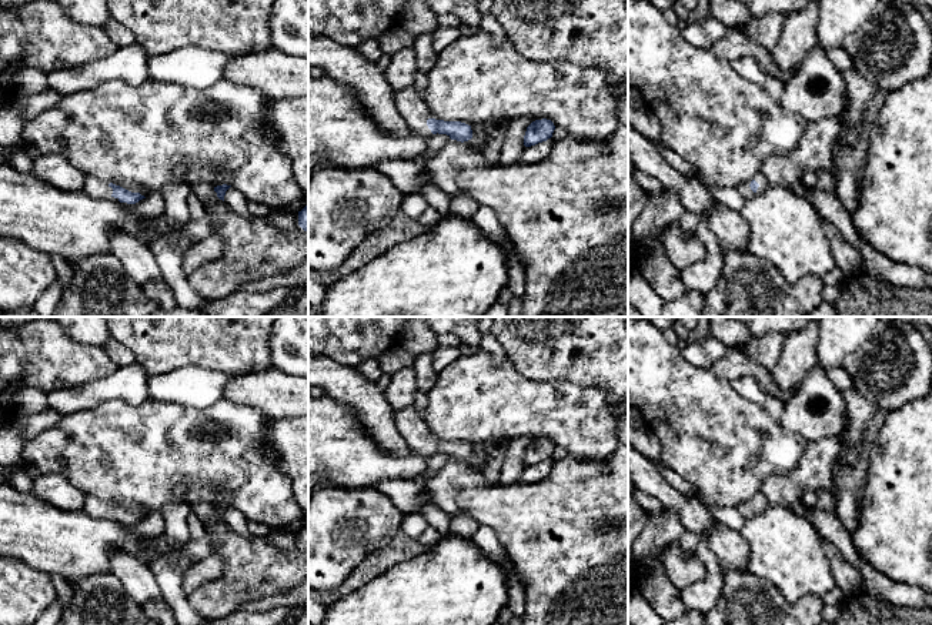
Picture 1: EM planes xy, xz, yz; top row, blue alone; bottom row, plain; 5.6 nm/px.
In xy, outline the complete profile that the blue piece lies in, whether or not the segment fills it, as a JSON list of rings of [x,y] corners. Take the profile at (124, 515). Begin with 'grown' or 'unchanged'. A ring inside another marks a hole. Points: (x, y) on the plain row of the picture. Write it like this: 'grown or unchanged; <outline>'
grown; [[[96,495],[86,497],[83,509],[94,518],[108,518],[113,521],[136,524],[146,518],[140,512],[131,512],[120,505],[110,502],[108,499],[98,498]]]

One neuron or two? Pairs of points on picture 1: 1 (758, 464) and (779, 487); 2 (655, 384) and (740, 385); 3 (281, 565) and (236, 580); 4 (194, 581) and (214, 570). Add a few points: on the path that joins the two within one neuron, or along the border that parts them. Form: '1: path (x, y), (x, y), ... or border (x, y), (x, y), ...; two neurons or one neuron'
1: border (799, 460), (787, 473), (771, 474), (760, 490); two neurons
2: border (730, 381), (741, 395), (760, 405); two neurons
3: path (270, 565), (253, 568), (247, 574); one neuron
4: path (199, 577), (206, 570), (210, 570); one neuron

